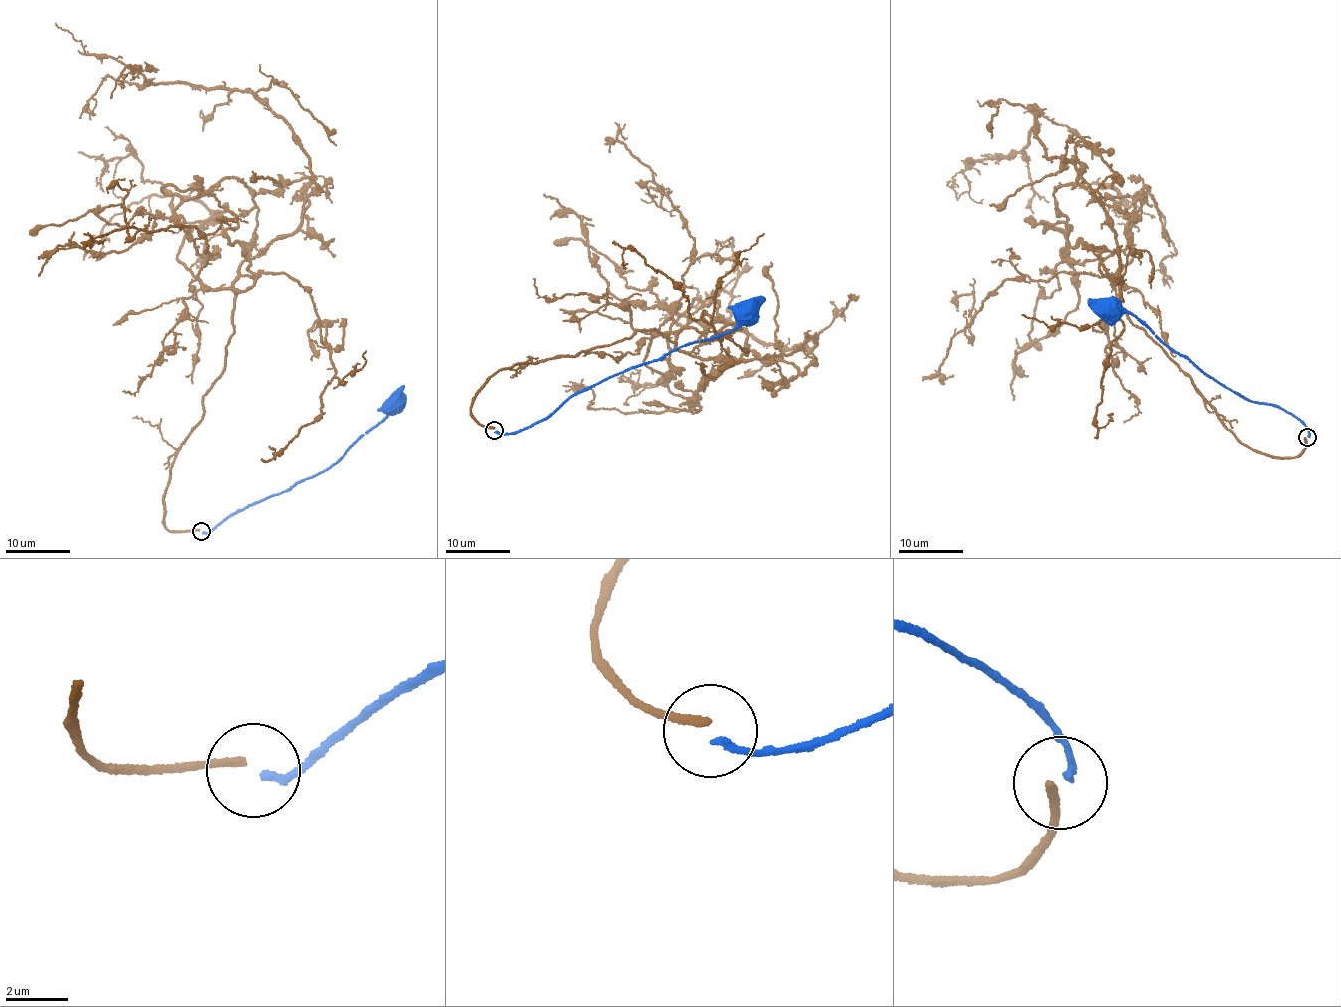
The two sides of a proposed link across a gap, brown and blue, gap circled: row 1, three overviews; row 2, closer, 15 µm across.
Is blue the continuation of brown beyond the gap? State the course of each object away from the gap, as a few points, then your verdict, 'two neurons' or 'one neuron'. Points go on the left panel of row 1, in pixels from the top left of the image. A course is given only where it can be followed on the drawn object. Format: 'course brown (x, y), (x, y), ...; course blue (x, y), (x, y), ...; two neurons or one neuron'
course brown (200, 531), (162, 523), (162, 500), (219, 379), (234, 280), (318, 185), (249, 92), (151, 84), (55, 23); course blue (202, 533), (256, 501), (291, 489), (337, 463), (358, 439), (388, 417), (390, 409), (387, 406), (393, 400); two neurons

